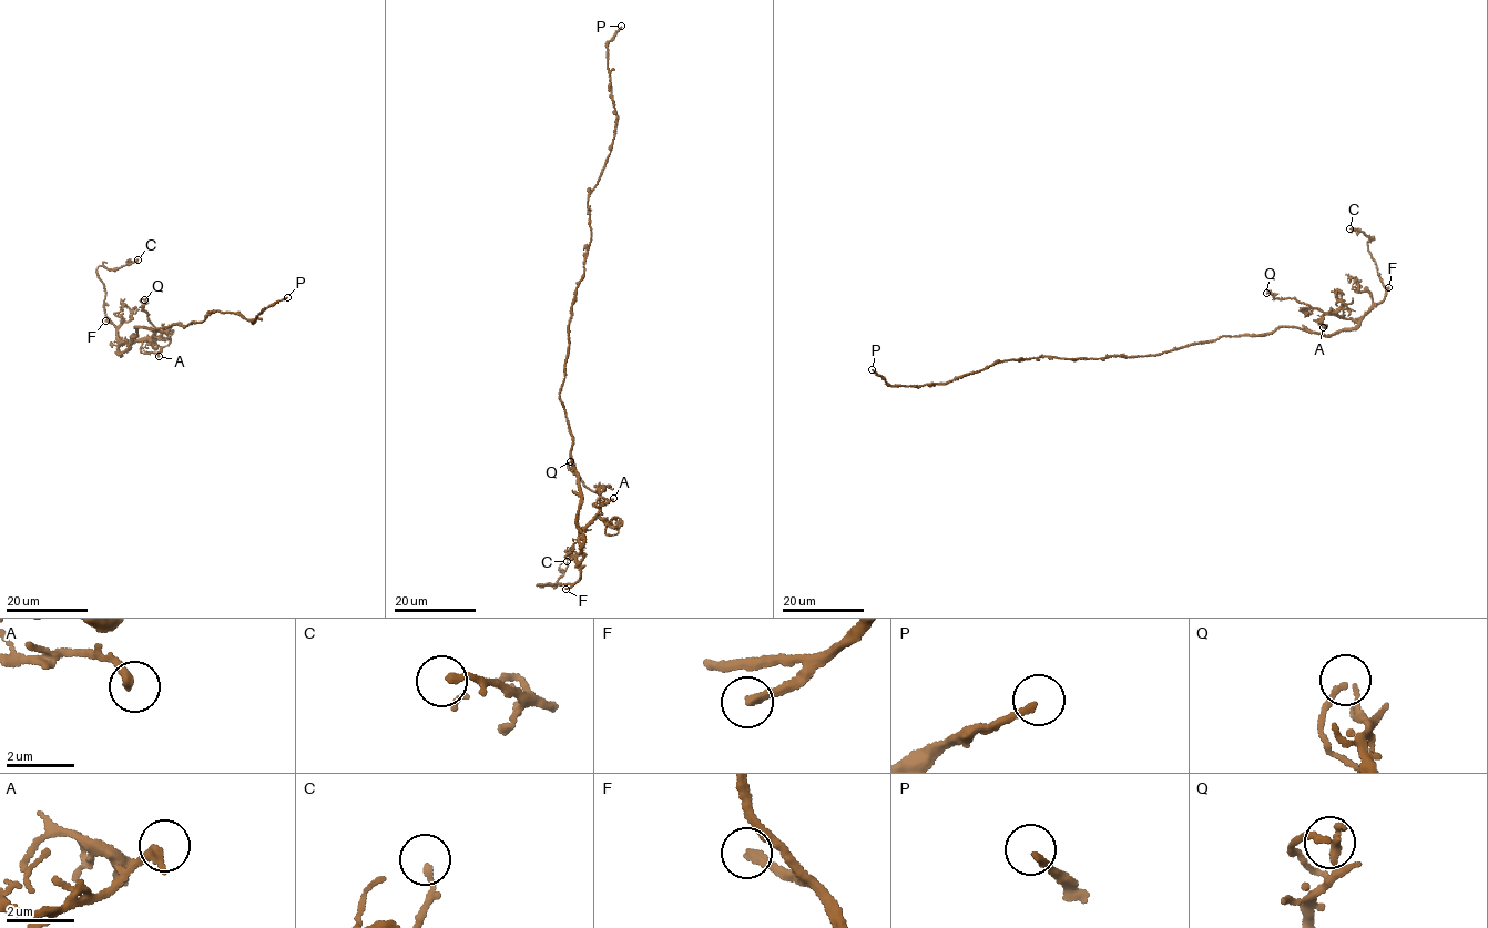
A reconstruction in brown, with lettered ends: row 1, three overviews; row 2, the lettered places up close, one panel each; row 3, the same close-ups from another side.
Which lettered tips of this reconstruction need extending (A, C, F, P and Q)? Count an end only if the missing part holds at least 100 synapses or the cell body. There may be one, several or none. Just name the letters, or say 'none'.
F, P

